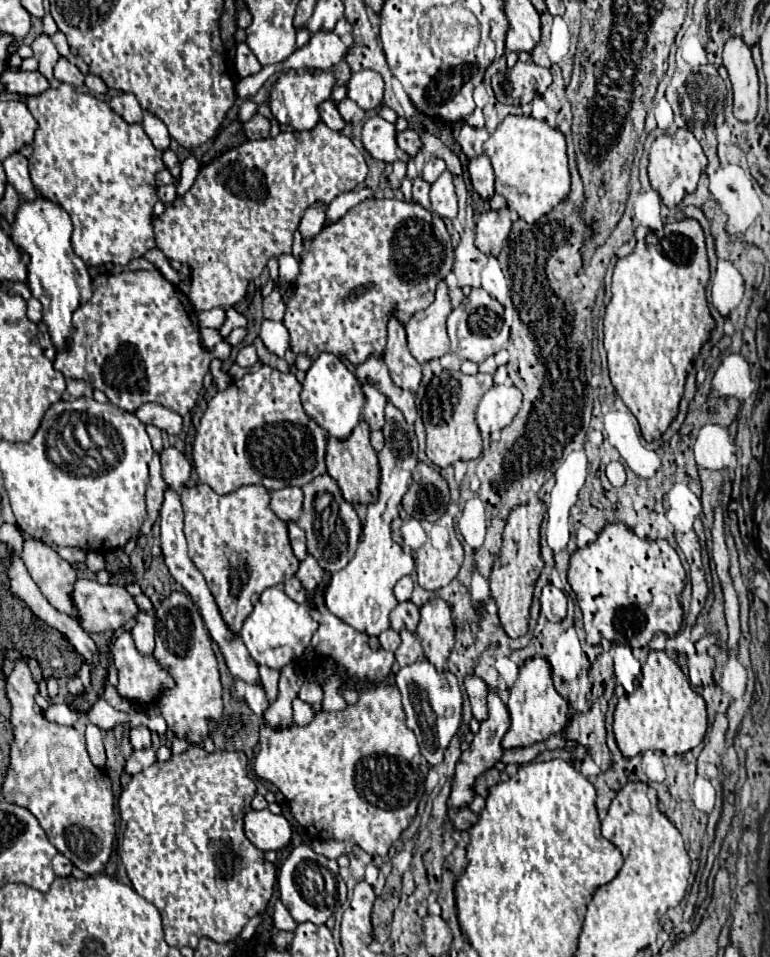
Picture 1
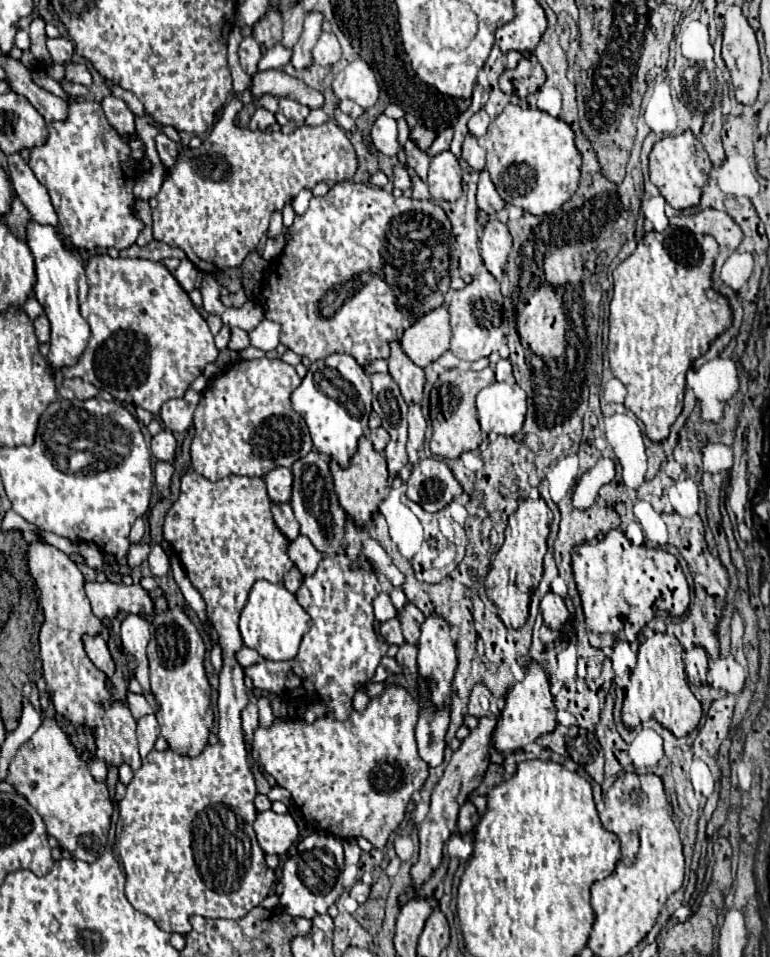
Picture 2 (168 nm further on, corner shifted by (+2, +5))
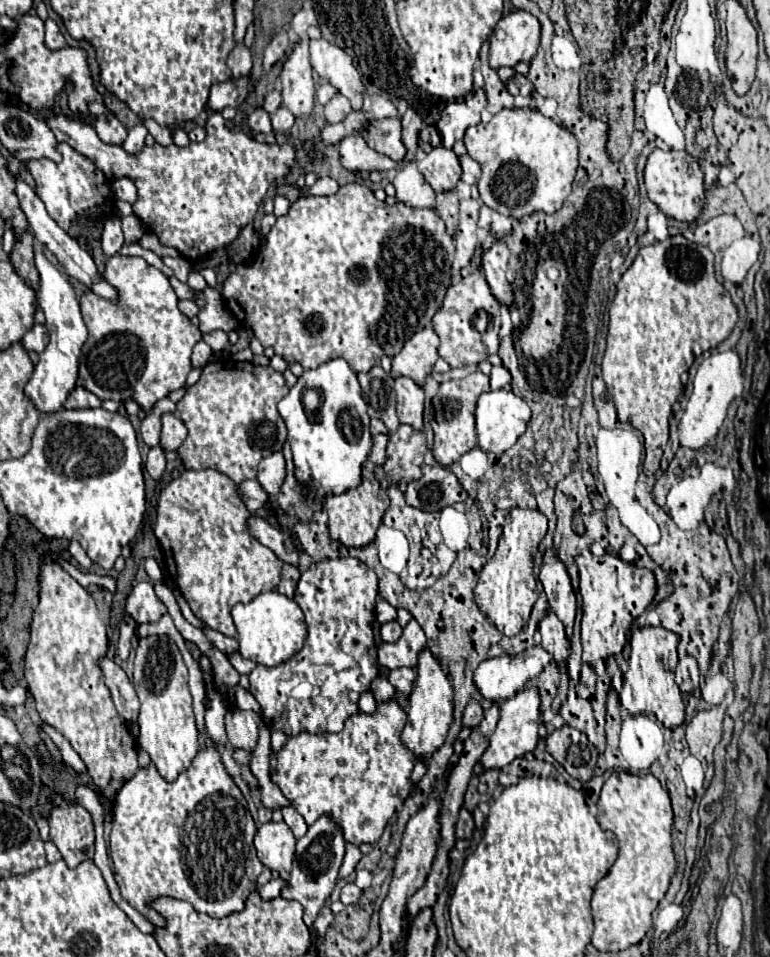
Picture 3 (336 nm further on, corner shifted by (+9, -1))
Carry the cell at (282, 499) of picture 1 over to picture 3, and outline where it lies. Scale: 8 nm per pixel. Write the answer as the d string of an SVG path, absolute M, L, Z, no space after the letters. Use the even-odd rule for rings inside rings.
M275 452L275 454L269 454L269 456L261 458L257 480L269 496L275 496L279 492L279 488L283 484L283 478L285 478L283 452Z

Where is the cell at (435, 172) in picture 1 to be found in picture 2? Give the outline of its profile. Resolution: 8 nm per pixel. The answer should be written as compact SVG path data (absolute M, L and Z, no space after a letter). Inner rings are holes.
M446 128L444 132L440 132L440 134L436 136L434 144L426 150L426 154L428 154L430 158L434 158L438 152L448 150L448 148L450 148L450 142L452 142L452 128Z

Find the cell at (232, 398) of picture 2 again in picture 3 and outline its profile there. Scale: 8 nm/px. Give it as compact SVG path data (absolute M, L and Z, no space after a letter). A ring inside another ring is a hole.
M215 360L209 362L201 378L187 390L187 394L177 402L177 410L173 412L187 426L189 434L179 448L179 456L187 470L205 470L215 468L221 474L227 474L233 482L251 480L257 476L257 464L263 456L273 454L283 448L287 440L287 428L283 418L277 412L277 402L289 392L283 374L275 372L271 366L253 366L251 362L235 362L235 360Z

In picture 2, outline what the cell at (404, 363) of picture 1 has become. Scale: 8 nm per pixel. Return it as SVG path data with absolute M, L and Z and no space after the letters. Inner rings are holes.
M390 342L388 372L394 378L394 382L400 386L400 392L408 404L422 400L422 388L426 382L424 370L404 354L400 342Z

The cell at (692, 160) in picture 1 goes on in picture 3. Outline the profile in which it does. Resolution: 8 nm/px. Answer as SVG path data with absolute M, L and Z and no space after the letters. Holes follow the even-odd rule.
M655 148L645 166L645 186L649 200L659 206L663 214L669 218L675 218L679 222L695 222L705 206L705 184L703 184L703 172L699 168L697 158L687 154L685 150L659 150Z

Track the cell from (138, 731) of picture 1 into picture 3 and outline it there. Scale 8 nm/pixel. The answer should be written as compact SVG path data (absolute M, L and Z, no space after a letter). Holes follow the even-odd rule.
M101 658L99 666L103 670L105 684L111 692L111 698L119 716L123 716L127 722L135 722L139 716L139 698L135 694L131 680L123 672L123 668L109 658Z

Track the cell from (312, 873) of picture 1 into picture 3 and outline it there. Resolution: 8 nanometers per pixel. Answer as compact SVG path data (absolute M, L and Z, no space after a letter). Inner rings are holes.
M323 814L323 818L317 818L317 822L309 826L307 834L301 840L297 840L295 864L293 864L287 888L281 892L281 896L287 900L297 900L303 906L305 924L309 928L313 928L313 922L315 922L319 910L323 908L323 904L331 896L343 856L345 856L343 832L339 830L339 826L335 826L335 822L331 822L331 818L327 818L327 814Z

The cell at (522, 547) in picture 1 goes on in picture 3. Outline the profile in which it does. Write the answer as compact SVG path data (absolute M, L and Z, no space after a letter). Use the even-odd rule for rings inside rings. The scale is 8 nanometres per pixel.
M513 508L505 520L503 534L495 556L479 572L479 582L475 586L475 602L479 610L495 622L497 630L505 636L515 636L529 620L531 608L537 600L533 556L547 532L547 518L539 510Z

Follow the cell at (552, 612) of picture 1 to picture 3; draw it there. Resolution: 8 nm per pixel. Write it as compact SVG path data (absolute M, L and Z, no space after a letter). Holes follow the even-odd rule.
M547 614L539 624L539 632L543 636L541 646L553 656L553 662L559 668L565 668L569 658L569 640L565 636L563 622L555 614Z

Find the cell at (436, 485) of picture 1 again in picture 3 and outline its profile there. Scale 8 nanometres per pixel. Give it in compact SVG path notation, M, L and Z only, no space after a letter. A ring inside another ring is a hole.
M423 466L423 476L407 486L405 500L423 512L439 512L445 506L467 500L467 492L451 470L443 466Z

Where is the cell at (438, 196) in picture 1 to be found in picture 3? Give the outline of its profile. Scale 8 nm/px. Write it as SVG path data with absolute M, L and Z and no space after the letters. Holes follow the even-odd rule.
M437 146L429 154L425 154L425 158L417 166L435 192L453 190L461 178L459 156L443 146Z

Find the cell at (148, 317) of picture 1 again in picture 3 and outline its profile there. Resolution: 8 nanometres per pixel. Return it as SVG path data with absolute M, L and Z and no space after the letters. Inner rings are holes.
M115 254L107 260L103 276L119 290L119 298L109 302L91 290L81 296L81 314L89 330L89 338L81 350L77 386L87 388L101 400L125 402L133 398L143 410L149 410L157 400L169 396L169 390L177 390L185 384L185 378L191 370L191 350L201 340L201 332L189 322L187 316L179 312L177 294L173 292L167 276L149 266L143 258Z

